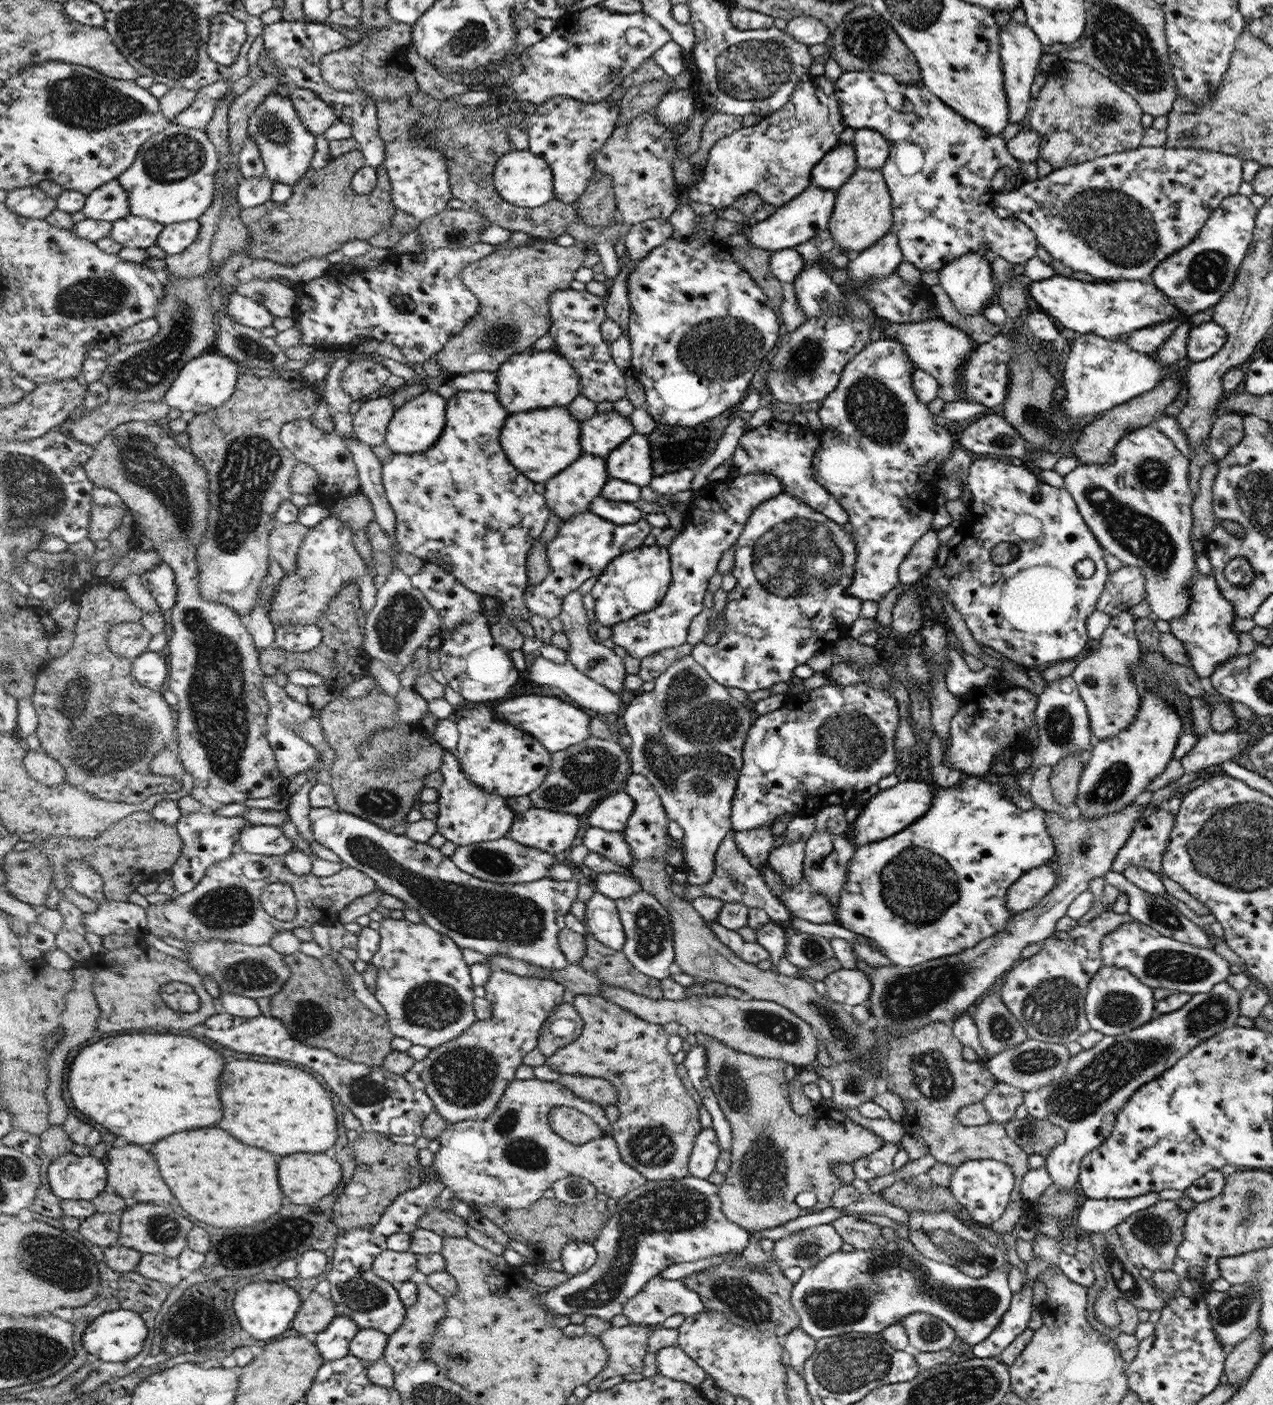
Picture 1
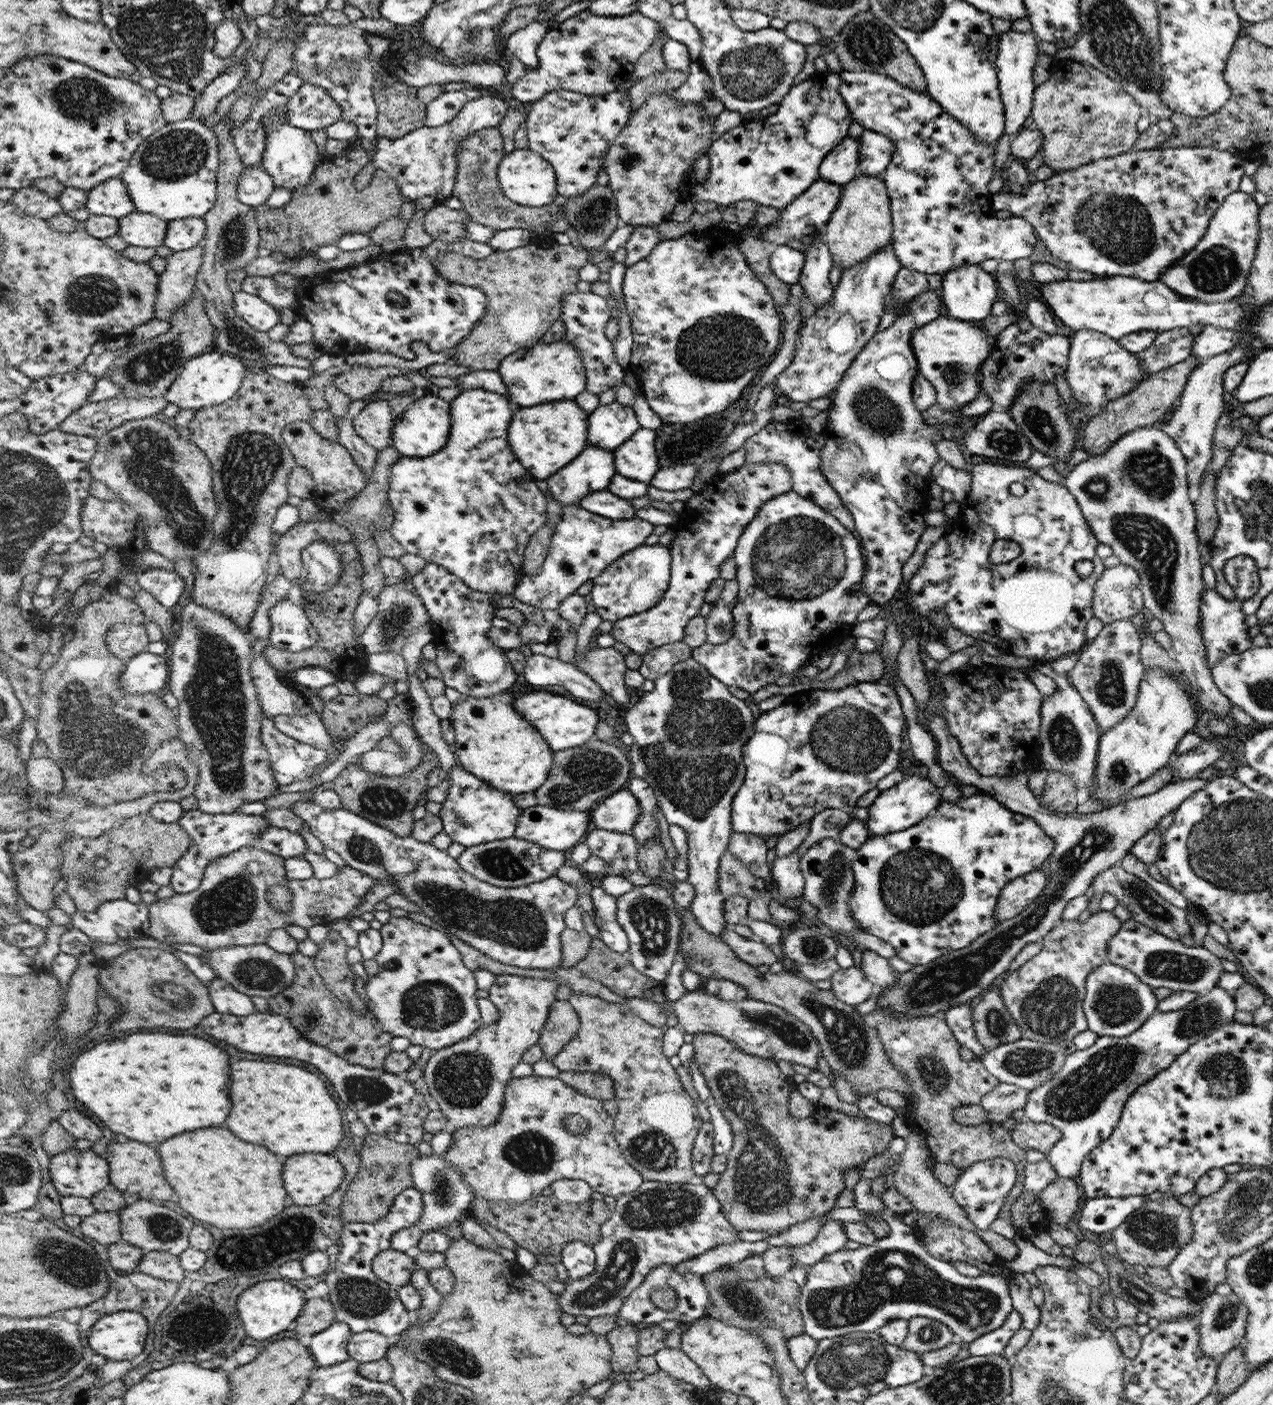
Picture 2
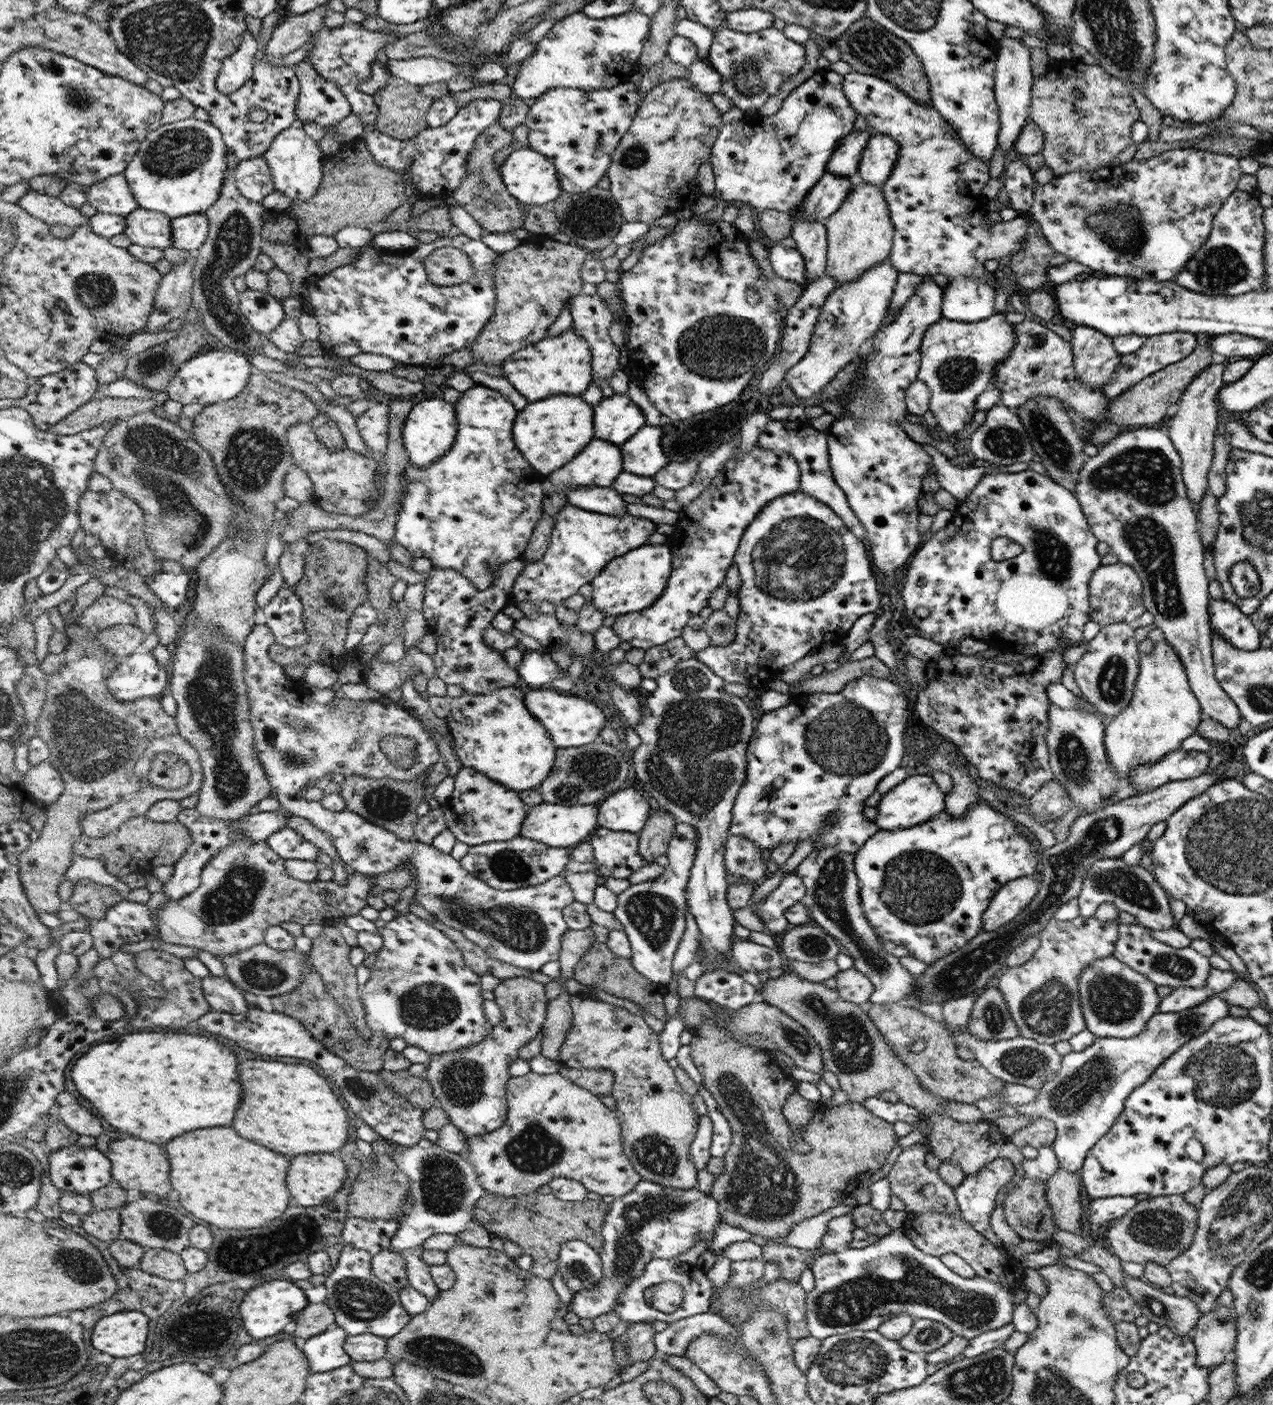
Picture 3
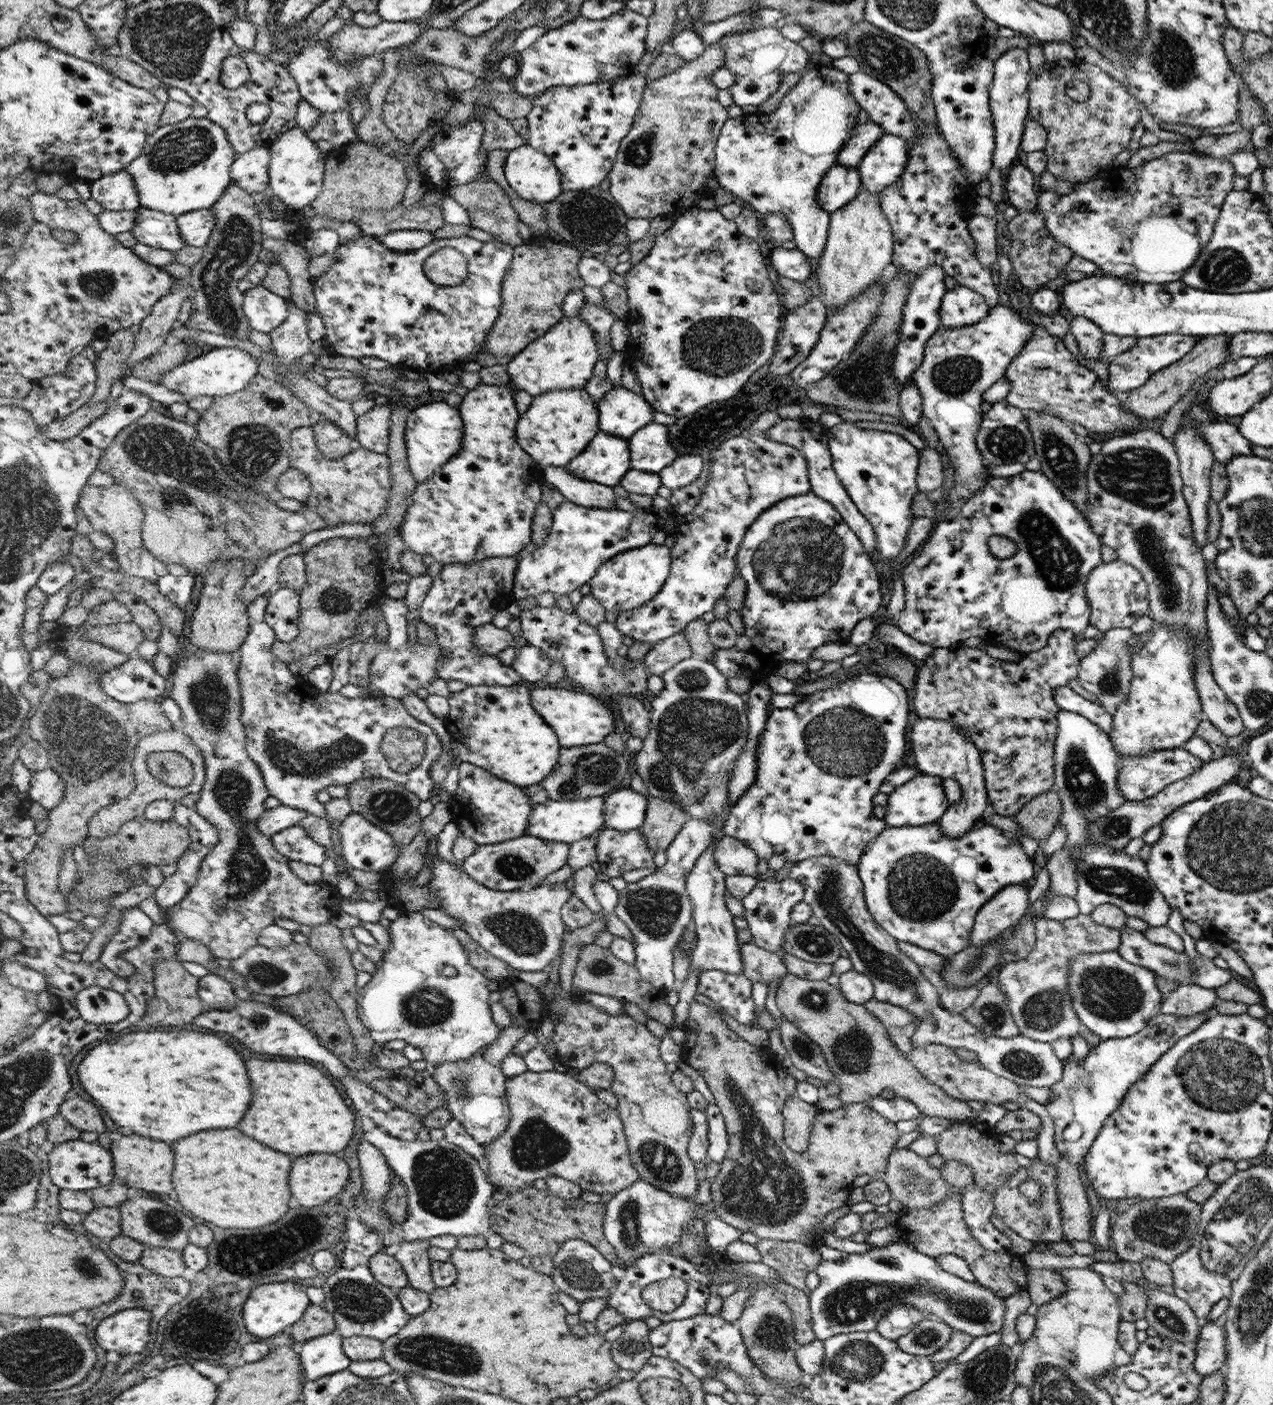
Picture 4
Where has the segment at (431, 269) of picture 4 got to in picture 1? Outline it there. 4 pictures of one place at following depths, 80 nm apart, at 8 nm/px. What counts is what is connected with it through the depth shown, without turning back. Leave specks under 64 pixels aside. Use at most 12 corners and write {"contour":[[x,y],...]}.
{"contour":[[578,243],[461,263],[480,312],[432,356],[444,376],[496,373],[550,332]]}

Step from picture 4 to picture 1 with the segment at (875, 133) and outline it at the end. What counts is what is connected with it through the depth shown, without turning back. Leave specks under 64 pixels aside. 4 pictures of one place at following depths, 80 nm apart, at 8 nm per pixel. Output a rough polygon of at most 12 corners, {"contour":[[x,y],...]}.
{"contour":[[852,144],[815,167],[811,186],[838,191],[858,168]]}

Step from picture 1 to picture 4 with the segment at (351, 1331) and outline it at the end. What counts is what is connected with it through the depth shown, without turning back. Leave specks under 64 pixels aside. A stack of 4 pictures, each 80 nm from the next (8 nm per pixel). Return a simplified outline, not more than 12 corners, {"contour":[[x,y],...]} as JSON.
{"contour":[[336,1331],[304,1341],[304,1383],[347,1369]]}

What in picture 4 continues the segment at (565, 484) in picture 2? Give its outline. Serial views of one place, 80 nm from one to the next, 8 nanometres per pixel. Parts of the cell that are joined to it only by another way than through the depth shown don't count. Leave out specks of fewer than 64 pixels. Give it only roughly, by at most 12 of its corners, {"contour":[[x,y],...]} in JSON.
{"contour":[[600,431],[567,464],[579,478],[616,486],[631,469],[628,440]]}

